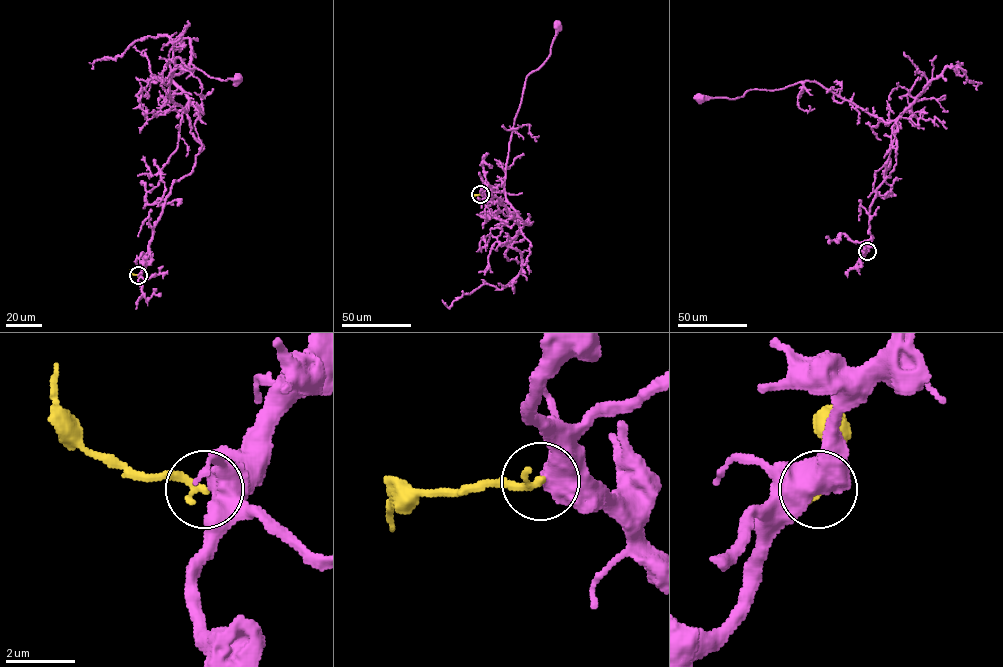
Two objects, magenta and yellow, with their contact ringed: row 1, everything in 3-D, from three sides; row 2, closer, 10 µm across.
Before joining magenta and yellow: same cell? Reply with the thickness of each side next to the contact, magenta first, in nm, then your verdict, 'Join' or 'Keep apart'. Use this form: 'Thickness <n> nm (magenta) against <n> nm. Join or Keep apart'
Thickness 800 nm (magenta) against 240 nm. Keep apart

